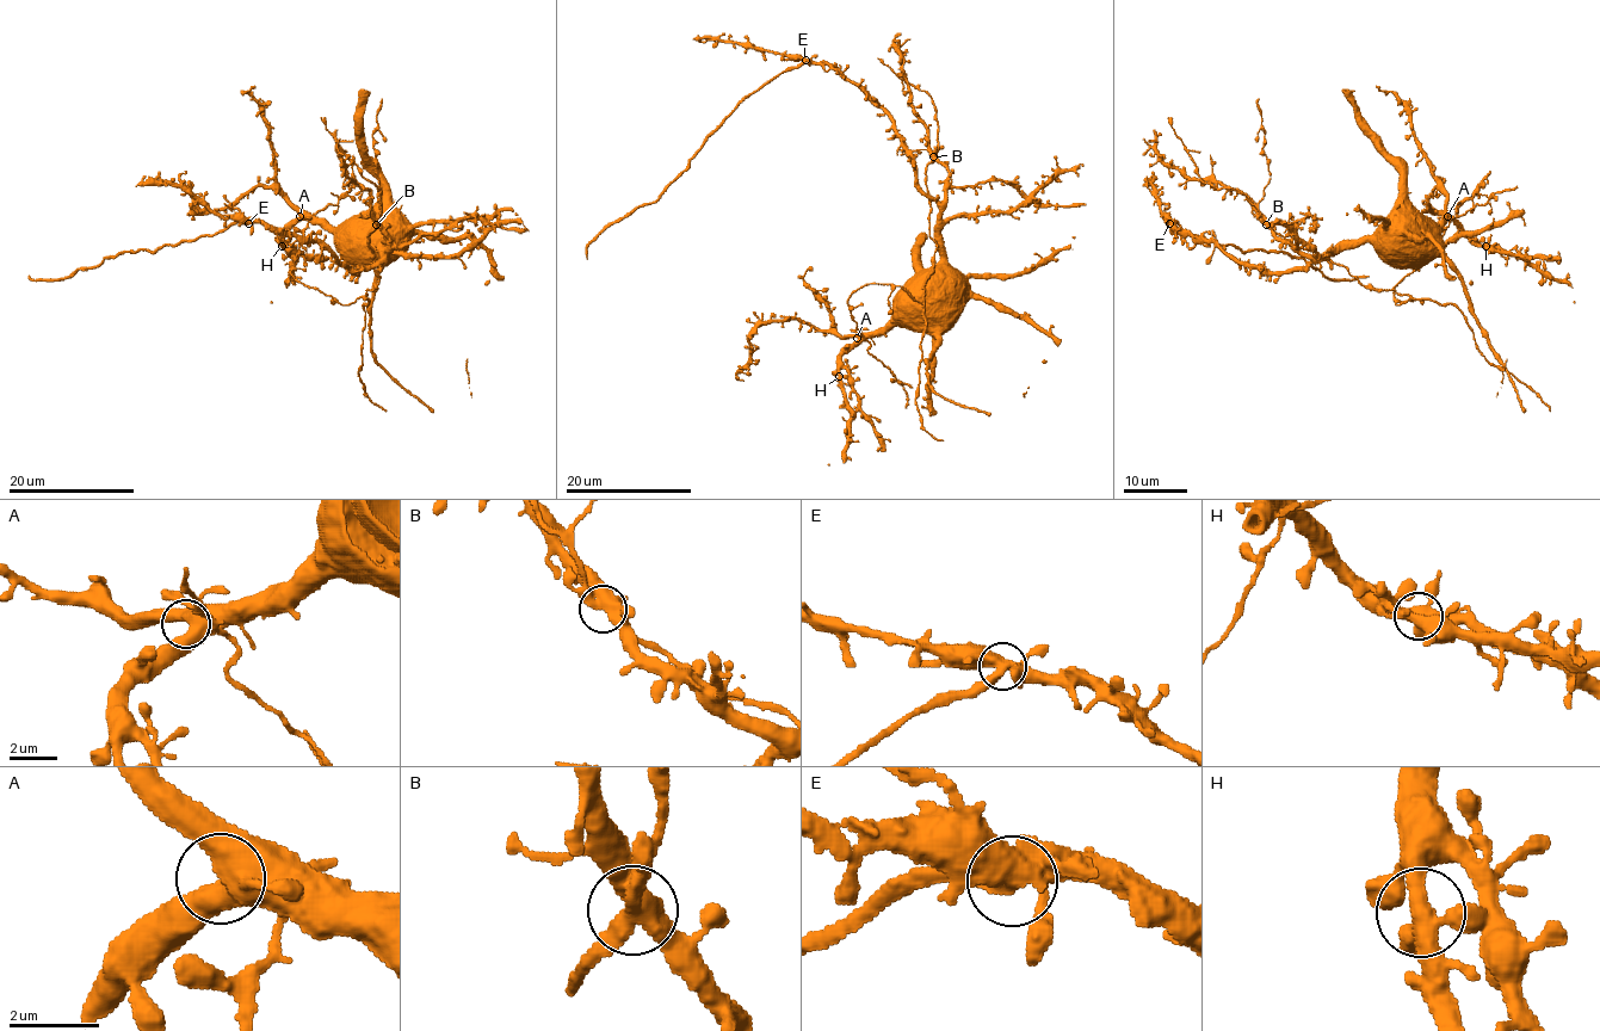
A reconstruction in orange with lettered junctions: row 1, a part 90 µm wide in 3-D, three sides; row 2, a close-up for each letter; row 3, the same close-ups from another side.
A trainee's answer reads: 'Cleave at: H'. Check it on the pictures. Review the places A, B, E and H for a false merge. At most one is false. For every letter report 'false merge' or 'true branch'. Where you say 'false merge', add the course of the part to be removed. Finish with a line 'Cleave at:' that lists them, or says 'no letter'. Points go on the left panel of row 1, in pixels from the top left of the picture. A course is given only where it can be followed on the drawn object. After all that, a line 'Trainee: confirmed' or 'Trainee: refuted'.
A: true branch
B: true branch
E: false merge | (247, 222), (154, 251), (123, 251), (96, 266), (81, 266), (56, 279), (29, 276)
H: true branch
Cleave at: E
Trainee: refuted

